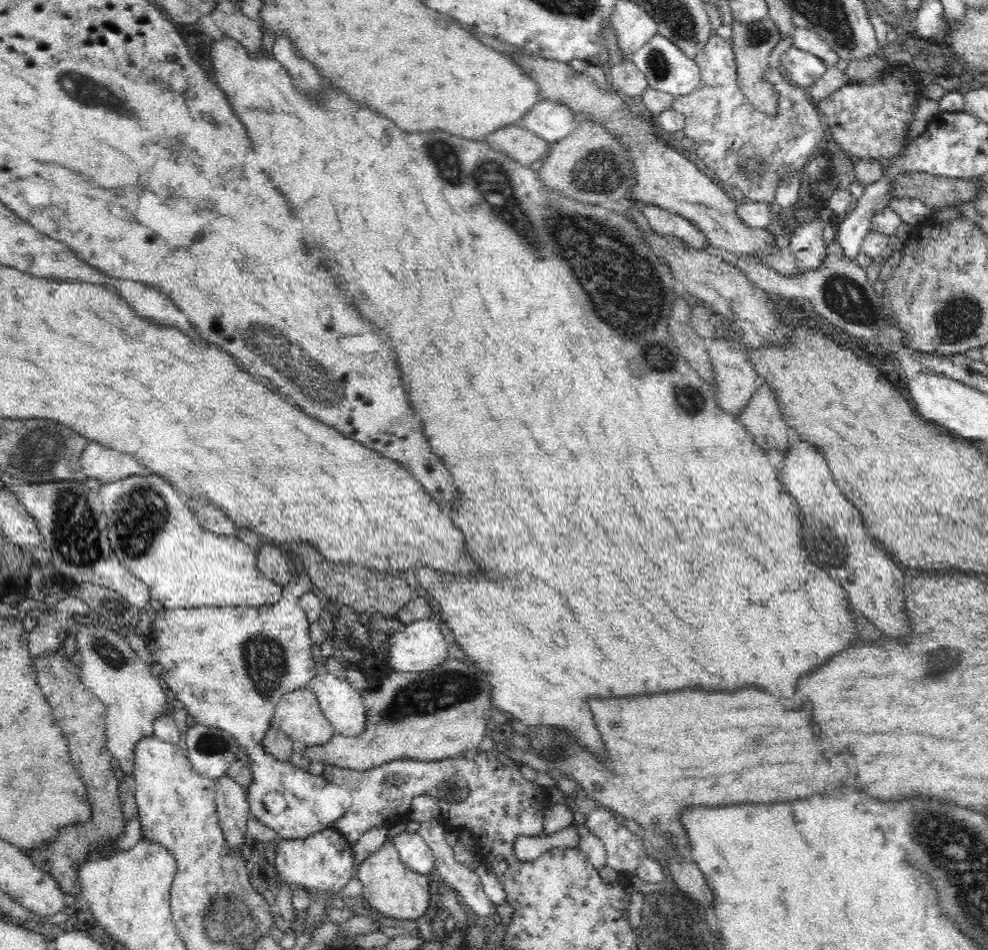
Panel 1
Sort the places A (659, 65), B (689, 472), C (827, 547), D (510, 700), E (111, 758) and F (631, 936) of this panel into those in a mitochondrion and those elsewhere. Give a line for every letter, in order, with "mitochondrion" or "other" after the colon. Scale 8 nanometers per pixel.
A: mitochondrion
B: other
C: mitochondrion
D: other
E: other
F: mitochondrion

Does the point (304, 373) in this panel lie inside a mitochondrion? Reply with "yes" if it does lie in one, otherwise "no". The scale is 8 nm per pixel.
yes

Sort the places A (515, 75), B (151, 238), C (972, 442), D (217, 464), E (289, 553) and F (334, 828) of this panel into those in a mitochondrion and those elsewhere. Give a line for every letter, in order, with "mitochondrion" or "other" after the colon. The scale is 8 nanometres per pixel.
A: other
B: other
C: other
D: other
E: other
F: other

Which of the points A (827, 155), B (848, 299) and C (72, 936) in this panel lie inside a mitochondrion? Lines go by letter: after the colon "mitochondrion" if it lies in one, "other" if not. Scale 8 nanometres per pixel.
A: other
B: mitochondrion
C: other

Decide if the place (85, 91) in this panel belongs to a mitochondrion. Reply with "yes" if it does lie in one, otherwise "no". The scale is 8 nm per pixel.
yes

